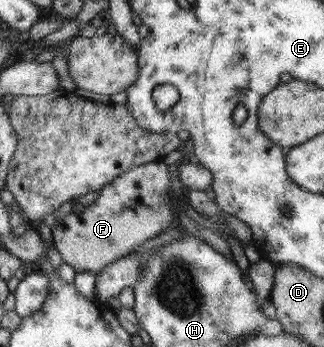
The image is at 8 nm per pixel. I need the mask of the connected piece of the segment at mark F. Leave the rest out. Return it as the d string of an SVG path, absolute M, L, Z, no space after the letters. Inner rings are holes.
M155 160L116 176L113 181L105 185L98 193L96 200L90 206L84 207L81 213L71 213L60 219L56 219L51 225L52 240L63 261L73 267L75 271L90 271L101 273L109 264L127 257L131 251L137 251L137 247L147 240L155 238L164 228L167 228L173 220L171 209L171 172L169 165L164 160Z

